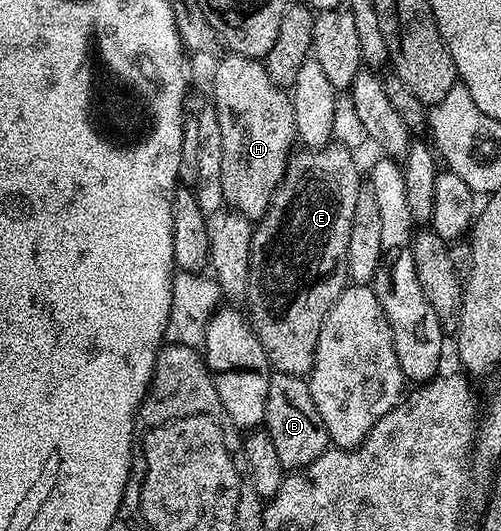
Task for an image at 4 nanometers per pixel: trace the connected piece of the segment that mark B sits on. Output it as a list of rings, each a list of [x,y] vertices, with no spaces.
[[[281,371],[269,374],[263,426],[274,441],[285,472],[300,471],[306,465],[318,461],[318,457],[322,457],[322,453],[329,450],[330,440],[326,425],[322,421],[322,413],[318,413],[318,405],[314,405],[307,378],[287,375]]]

